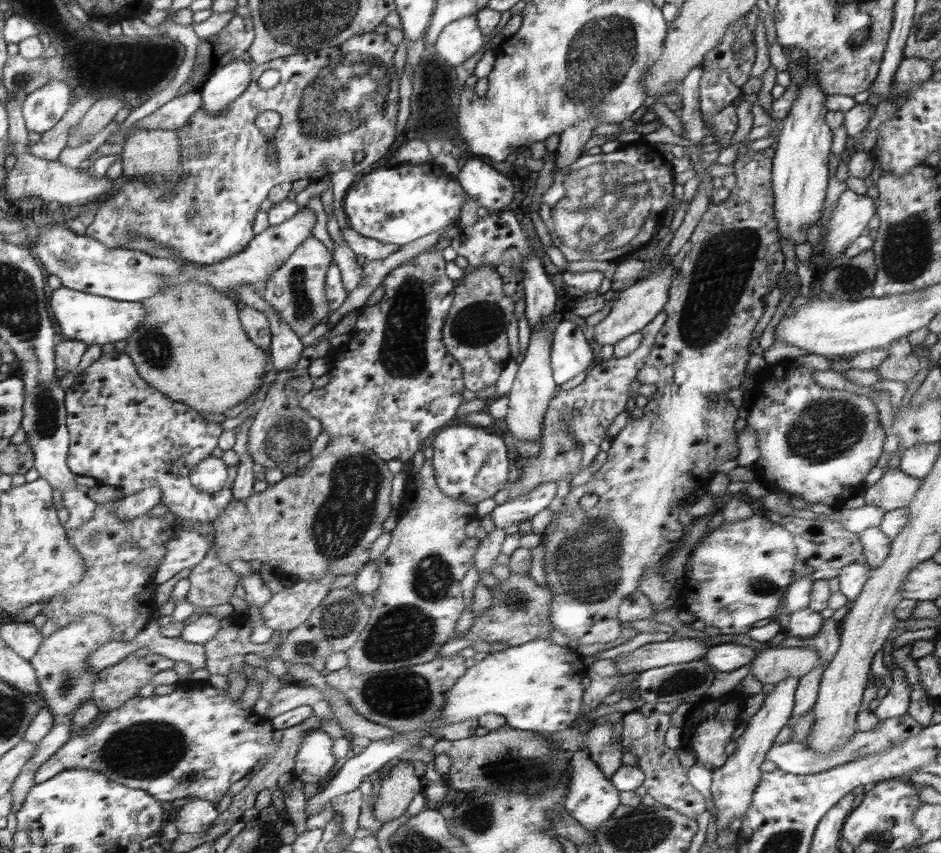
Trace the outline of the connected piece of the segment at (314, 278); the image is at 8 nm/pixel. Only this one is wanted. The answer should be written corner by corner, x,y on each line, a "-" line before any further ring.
308,238
285,265
266,282
264,300
280,313
280,319
293,328
300,337
308,335
319,323
330,315
326,282
329,267
333,264
333,254
320,239

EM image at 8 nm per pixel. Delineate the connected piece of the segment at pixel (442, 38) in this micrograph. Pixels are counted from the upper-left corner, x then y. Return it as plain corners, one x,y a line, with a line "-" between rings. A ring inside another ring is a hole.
464,16
444,26
435,44
436,52
450,66
464,64
470,56
474,56
484,46
484,34
477,23
477,18

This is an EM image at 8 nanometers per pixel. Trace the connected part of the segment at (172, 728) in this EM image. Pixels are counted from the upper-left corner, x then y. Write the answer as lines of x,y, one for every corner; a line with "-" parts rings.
177,684
175,691
166,696
135,698
117,710
106,712
78,736
72,736
58,752
35,772
34,782
49,781
66,770
87,769
101,771
114,782
125,783
137,790
149,791
159,801
196,797
218,804
234,782
241,781
262,756
276,754
272,742
270,719
258,716
255,708
244,708
240,698
232,700
226,690
208,684

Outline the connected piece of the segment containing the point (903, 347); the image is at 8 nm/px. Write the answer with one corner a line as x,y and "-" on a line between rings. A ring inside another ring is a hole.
906,335
887,347
888,358
884,358
884,361
875,369
880,378
906,383
920,370
920,358
915,356
908,338
909,335

